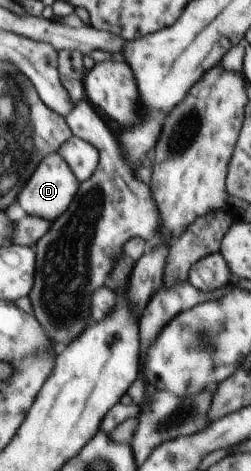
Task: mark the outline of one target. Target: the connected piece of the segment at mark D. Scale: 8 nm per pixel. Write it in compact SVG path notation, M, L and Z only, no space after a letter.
M50 153L38 163L36 170L30 175L30 179L17 197L16 204L28 215L42 217L42 219L54 222L70 207L74 195L78 193L78 187L78 179L76 179L66 161L58 153Z

